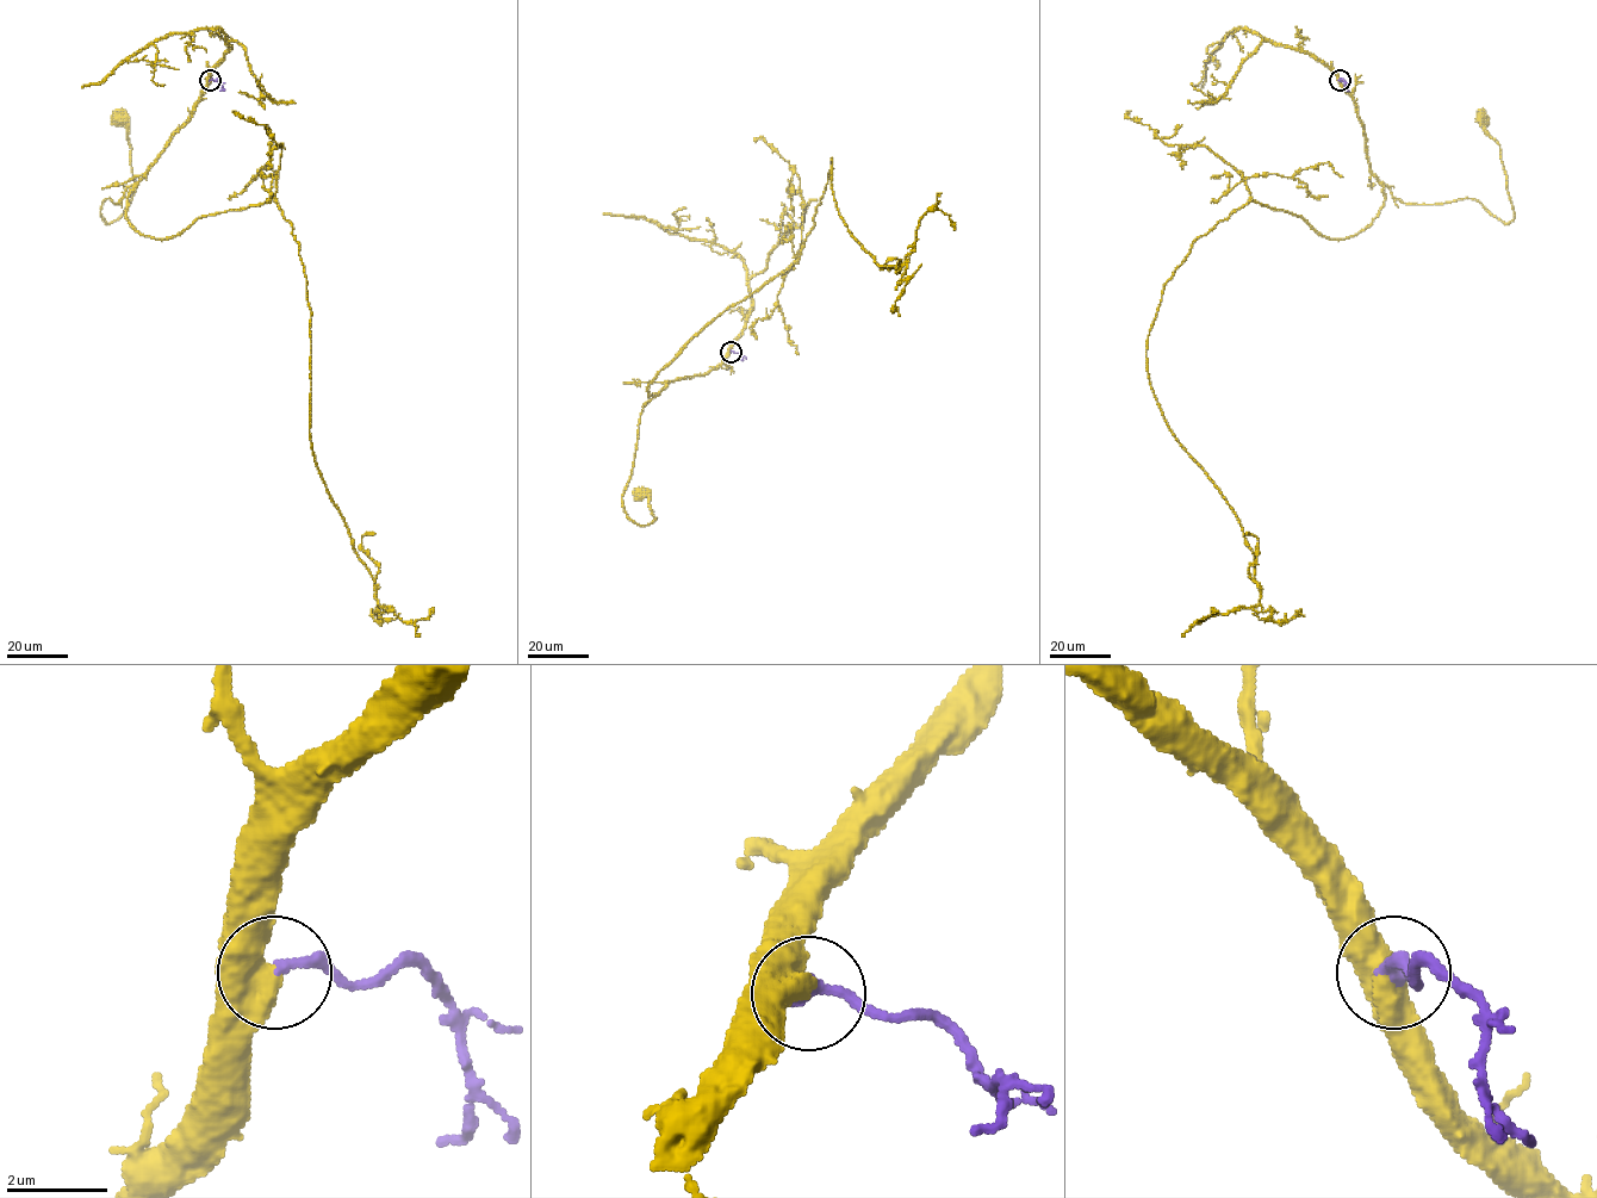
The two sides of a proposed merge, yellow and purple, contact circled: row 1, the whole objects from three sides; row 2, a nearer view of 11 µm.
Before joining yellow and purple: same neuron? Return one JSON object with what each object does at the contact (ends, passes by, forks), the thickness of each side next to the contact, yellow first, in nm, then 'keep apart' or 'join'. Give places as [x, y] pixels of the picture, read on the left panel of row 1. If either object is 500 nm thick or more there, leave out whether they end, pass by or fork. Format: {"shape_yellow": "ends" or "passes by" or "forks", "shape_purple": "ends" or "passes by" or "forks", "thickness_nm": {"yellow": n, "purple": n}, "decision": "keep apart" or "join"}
{"thickness_nm": {"yellow": 500, "purple": 260}, "decision": "join"}

